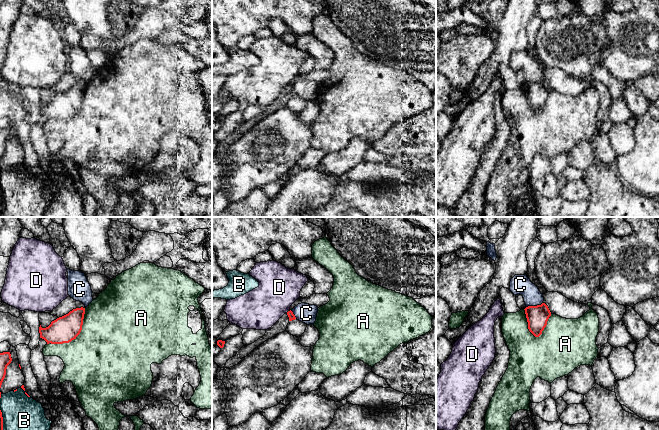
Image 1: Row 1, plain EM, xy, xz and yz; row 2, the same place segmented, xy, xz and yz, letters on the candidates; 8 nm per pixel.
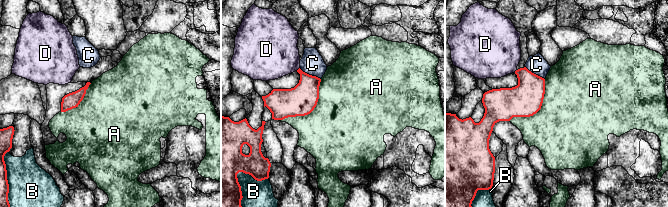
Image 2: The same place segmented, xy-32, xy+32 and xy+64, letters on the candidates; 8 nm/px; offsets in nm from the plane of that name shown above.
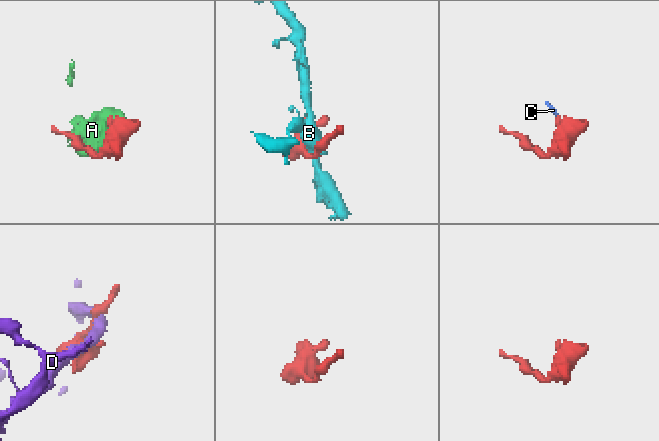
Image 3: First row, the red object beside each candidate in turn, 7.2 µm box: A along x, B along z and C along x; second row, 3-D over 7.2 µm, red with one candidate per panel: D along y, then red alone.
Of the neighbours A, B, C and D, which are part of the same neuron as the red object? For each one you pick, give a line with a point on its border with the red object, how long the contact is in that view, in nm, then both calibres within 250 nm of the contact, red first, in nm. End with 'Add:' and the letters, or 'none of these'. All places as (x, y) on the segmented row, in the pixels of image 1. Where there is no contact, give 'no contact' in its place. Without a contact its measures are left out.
Add: none of these

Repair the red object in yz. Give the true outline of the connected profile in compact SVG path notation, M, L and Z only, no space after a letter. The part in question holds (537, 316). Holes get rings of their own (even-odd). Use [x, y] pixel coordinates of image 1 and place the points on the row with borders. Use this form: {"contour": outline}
{"contour": "M545 303L537 306L528 306L525 309L529 331L539 337L547 325L551 312Z"}

